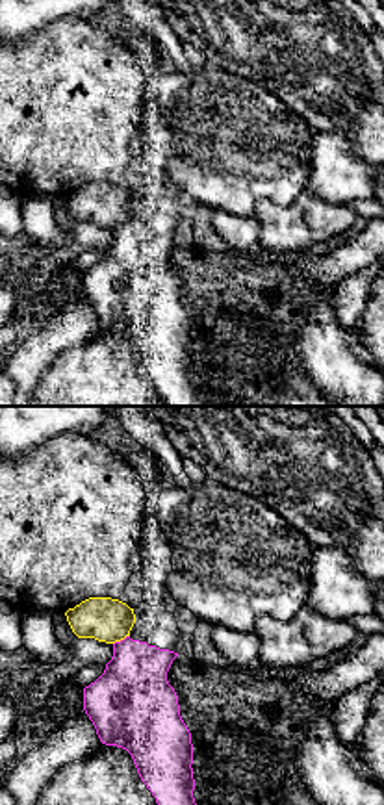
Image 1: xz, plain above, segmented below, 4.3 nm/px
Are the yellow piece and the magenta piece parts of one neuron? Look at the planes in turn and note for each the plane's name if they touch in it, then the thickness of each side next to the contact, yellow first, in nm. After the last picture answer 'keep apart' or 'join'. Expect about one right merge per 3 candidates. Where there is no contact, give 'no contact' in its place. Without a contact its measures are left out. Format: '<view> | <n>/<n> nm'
xz | 190/320 nm

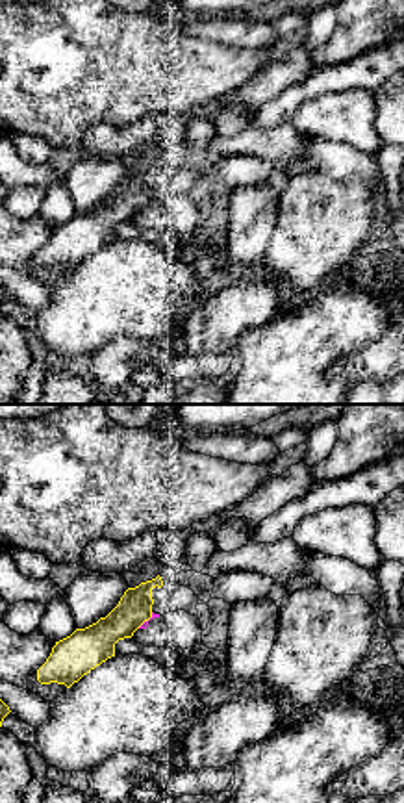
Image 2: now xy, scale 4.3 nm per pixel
xy | 170/20 nm

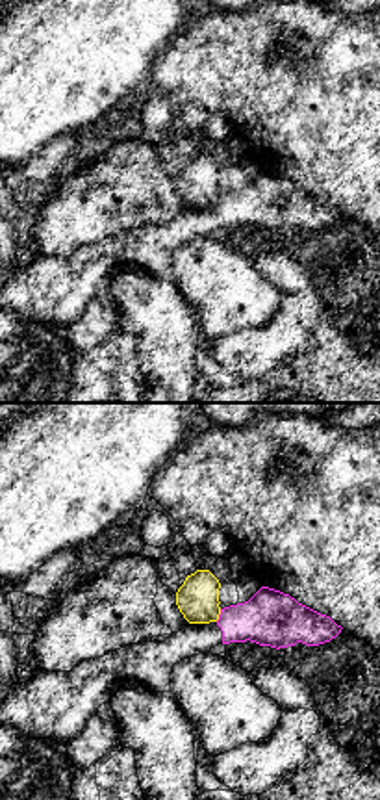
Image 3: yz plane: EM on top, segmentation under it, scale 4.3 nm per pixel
yz | 180/240 nm

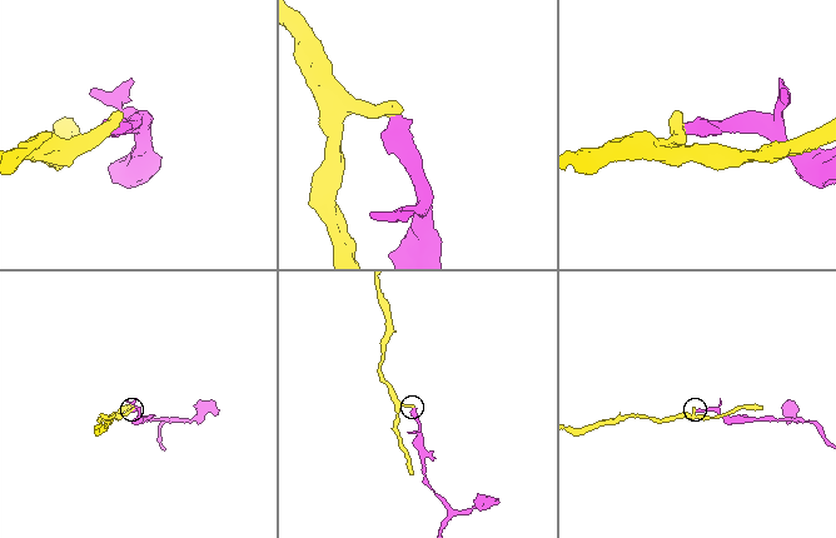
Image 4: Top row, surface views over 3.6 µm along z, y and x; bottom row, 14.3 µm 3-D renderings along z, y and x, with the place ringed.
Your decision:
keep apart

